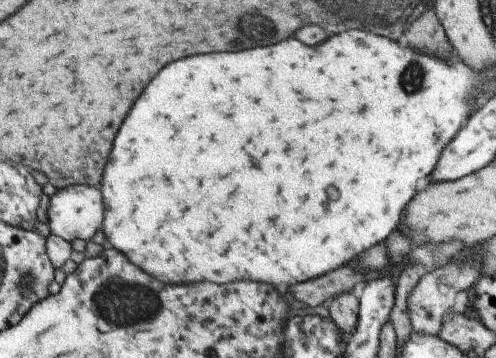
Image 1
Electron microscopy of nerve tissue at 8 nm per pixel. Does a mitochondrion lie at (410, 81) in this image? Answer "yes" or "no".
yes

